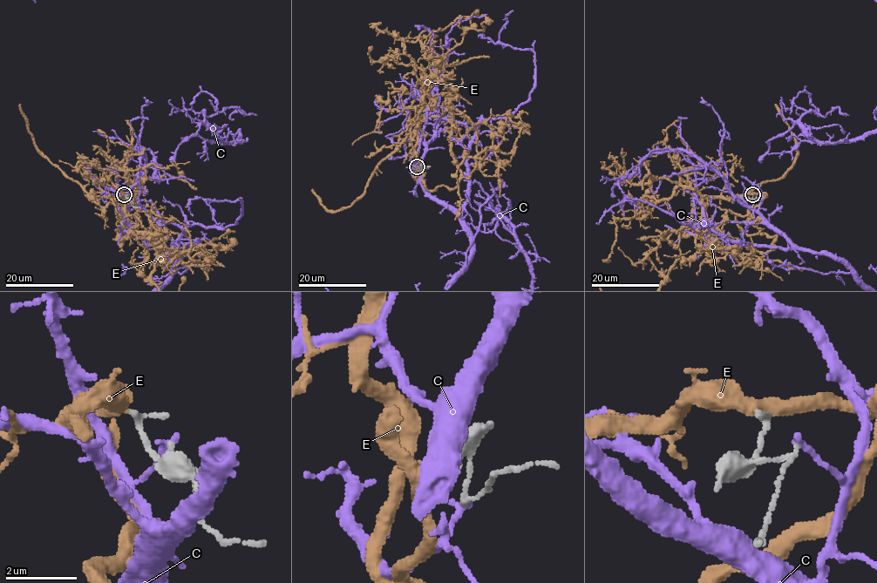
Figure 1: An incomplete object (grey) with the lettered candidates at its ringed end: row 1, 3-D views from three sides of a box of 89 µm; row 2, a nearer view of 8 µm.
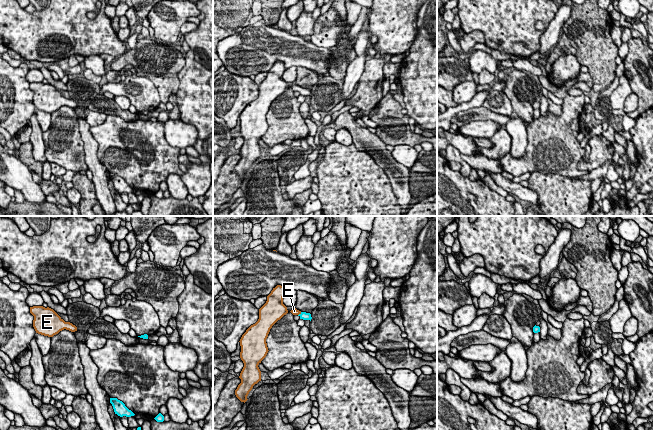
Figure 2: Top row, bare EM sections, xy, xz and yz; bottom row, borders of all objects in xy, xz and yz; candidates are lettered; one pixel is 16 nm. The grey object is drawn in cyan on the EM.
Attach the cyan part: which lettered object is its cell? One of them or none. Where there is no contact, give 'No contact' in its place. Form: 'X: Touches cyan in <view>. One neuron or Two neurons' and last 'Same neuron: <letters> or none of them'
C: No contact. Two neurons
E: Touches cyan in xz. One neuron
Same neuron: E

